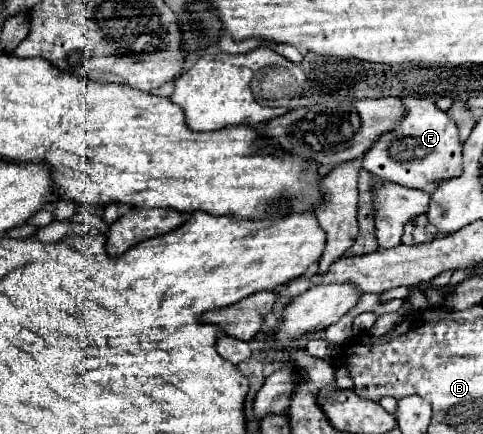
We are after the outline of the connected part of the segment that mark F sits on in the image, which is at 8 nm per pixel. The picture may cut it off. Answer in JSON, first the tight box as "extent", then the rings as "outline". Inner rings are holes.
{"extent":[362,96,462,192],"outline":[[[404,96],[402,104],[404,118],[396,122],[392,132],[386,132],[372,144],[372,148],[362,156],[362,168],[380,176],[382,180],[432,192],[440,178],[460,174],[462,144],[458,138],[458,128],[444,110],[436,108],[430,98]]]}

